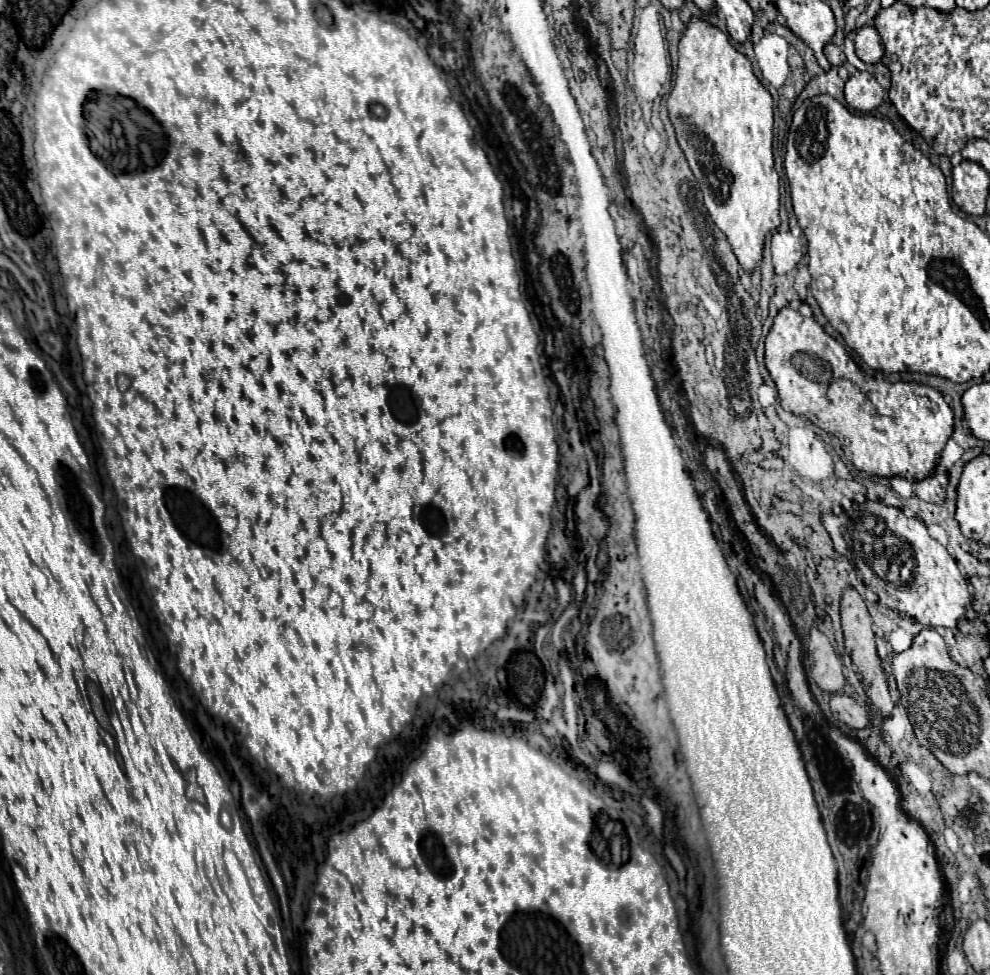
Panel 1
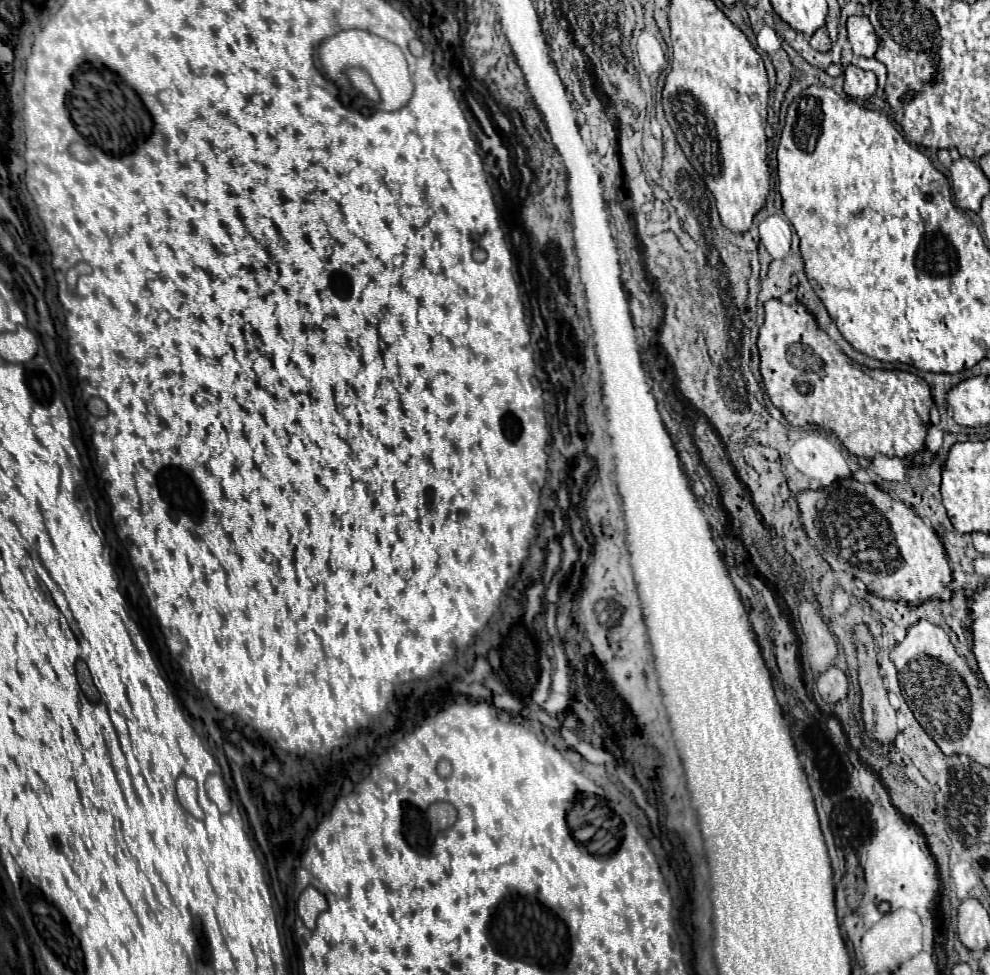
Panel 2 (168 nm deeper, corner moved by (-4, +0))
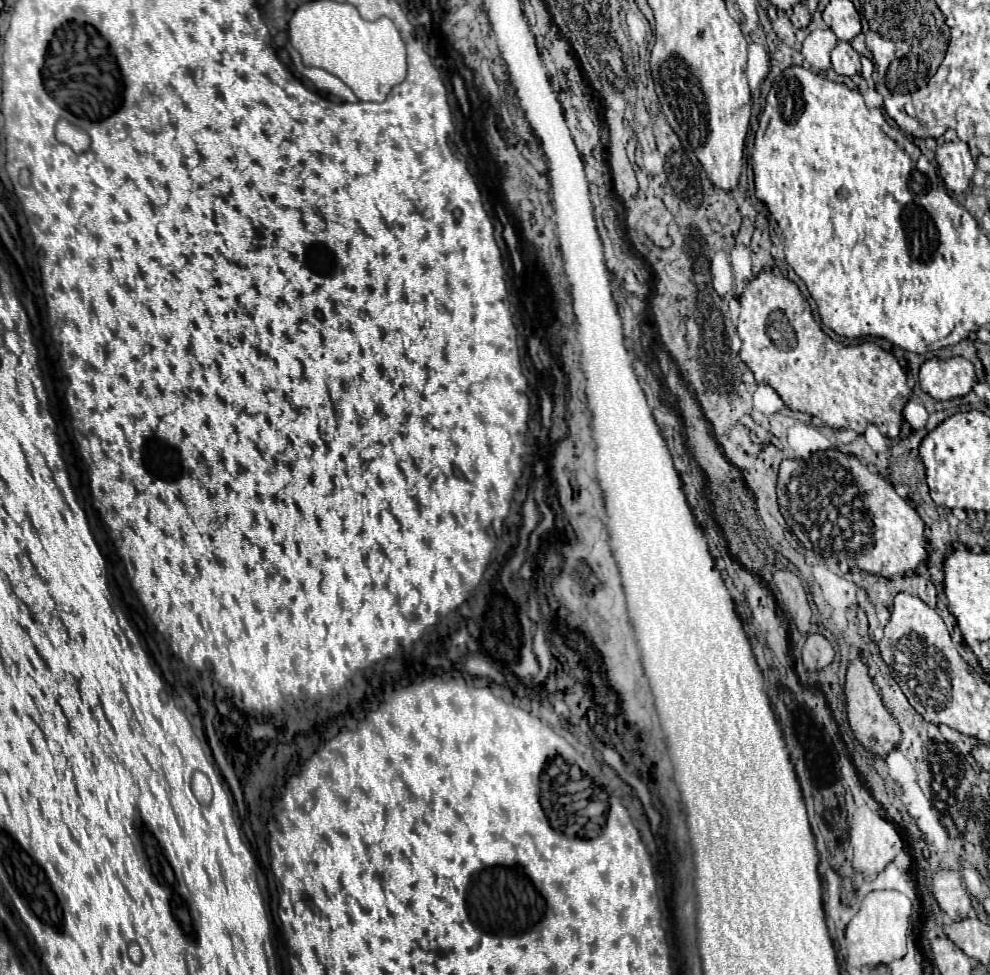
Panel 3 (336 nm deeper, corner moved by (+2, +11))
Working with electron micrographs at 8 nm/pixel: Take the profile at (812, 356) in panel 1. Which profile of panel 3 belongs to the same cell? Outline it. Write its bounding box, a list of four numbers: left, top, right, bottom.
[739,270,911,436]

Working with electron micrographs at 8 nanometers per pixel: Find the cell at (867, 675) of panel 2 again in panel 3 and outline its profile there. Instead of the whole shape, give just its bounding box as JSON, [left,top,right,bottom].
[845,658,901,758]

